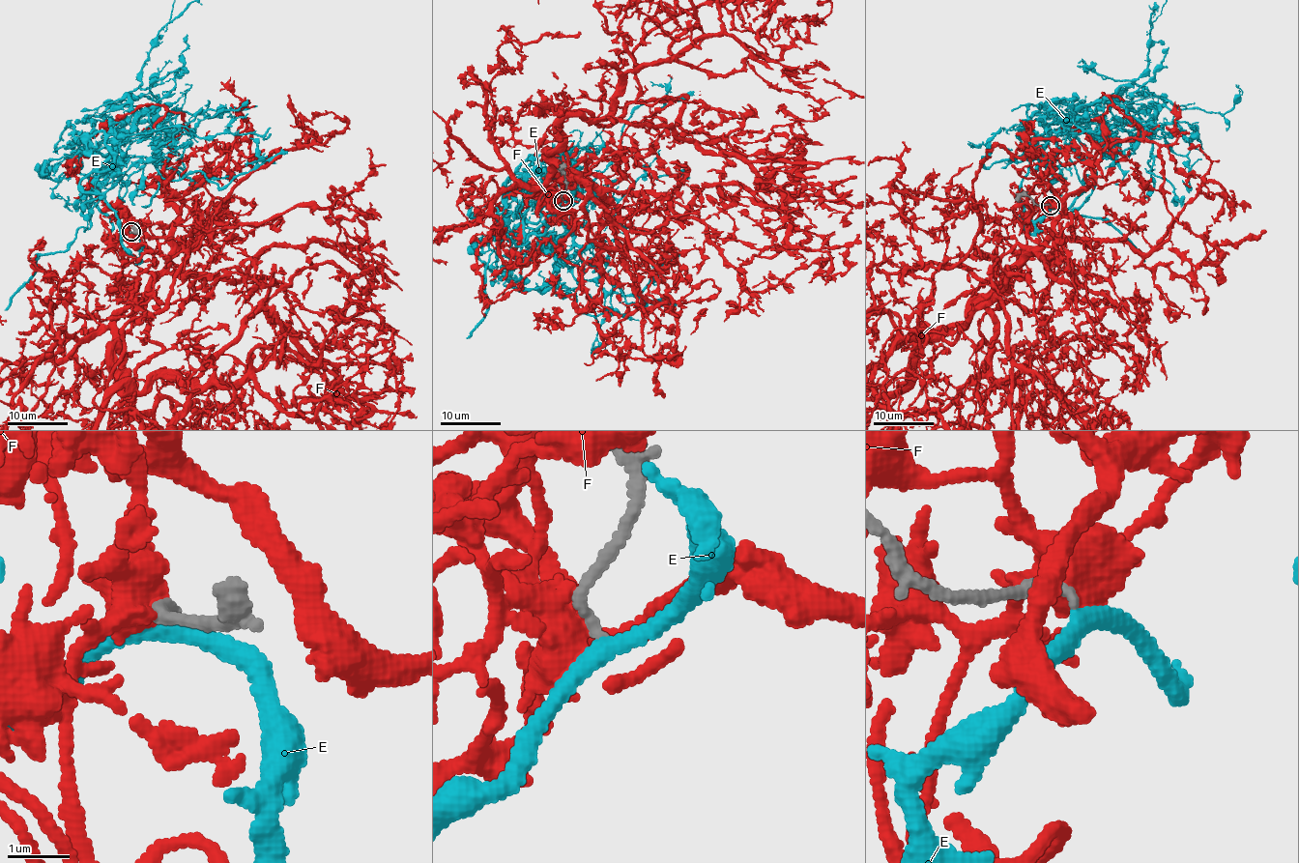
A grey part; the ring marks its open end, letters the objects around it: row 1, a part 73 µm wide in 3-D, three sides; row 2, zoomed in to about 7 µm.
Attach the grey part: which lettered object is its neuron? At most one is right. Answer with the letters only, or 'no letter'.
no letter

